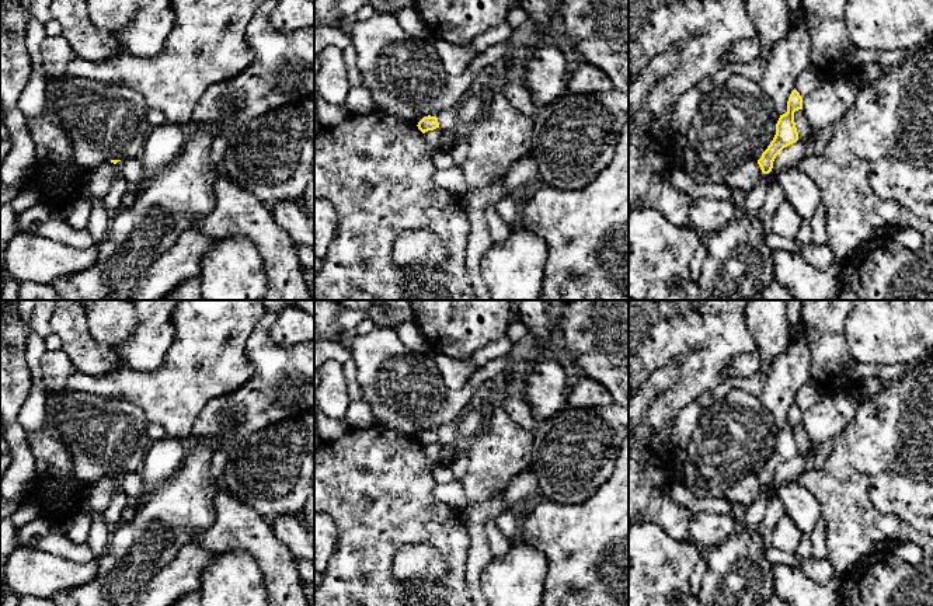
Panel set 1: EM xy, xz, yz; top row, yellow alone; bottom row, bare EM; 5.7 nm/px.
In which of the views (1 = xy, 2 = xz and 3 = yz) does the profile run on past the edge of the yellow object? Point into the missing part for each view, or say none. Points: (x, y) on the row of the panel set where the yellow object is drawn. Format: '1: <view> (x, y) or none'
1: none
2: none
3: none

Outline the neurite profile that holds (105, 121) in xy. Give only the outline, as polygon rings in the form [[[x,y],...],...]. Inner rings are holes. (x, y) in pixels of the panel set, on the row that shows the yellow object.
[[[67,73],[46,77],[48,111],[72,139],[72,152],[87,174],[111,160],[140,157],[152,132],[142,95],[123,83]]]

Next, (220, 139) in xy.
[[[216,132],[212,135],[210,161],[222,167],[223,157],[229,146],[229,132]]]

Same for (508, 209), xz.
[[[512,195],[504,196],[497,205],[495,205],[497,213],[499,217],[508,223],[512,224],[518,222],[521,205],[512,198]]]

